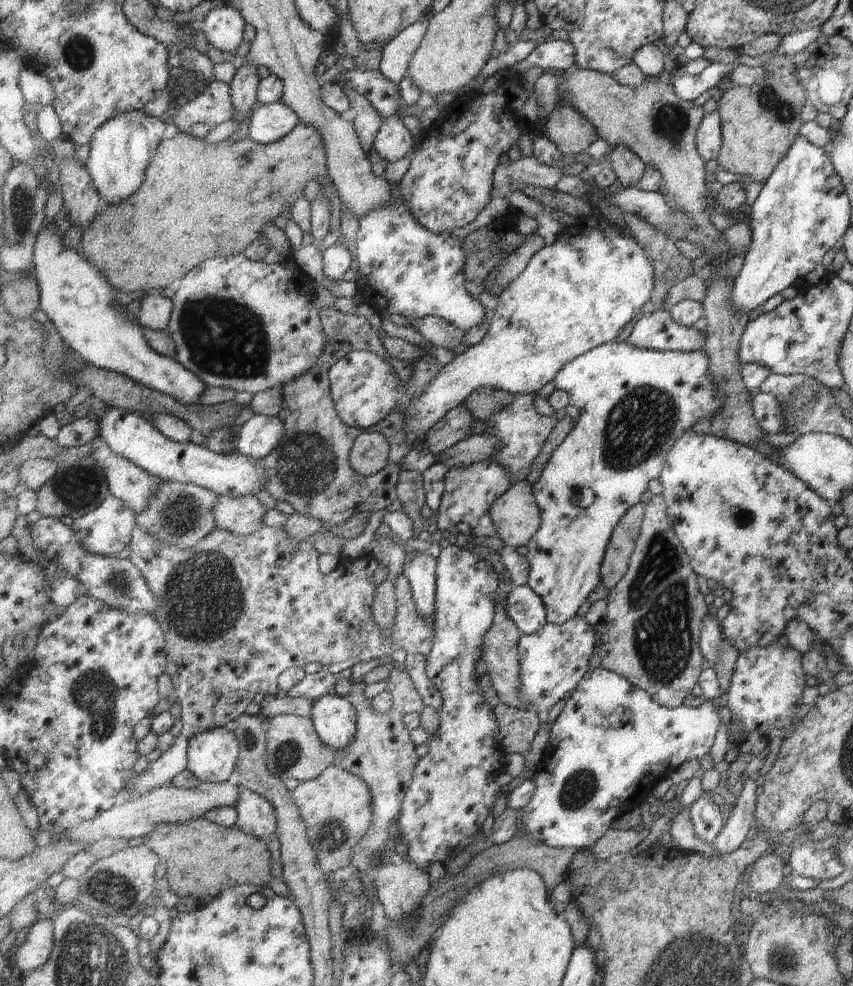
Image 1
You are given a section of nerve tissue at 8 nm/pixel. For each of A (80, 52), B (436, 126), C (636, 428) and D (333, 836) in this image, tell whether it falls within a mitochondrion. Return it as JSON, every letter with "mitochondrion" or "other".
{"A":"mitochondrion","B":"other","C":"mitochondrion","D":"mitochondrion"}

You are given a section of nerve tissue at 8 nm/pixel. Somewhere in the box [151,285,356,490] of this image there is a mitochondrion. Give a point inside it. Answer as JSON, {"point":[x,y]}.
{"point":[225,338]}

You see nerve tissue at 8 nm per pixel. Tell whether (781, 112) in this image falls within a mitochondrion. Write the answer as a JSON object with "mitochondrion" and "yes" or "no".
{"mitochondrion":"yes"}

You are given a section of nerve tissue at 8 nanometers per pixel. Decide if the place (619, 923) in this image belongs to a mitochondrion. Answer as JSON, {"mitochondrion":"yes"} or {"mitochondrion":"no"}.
{"mitochondrion":"no"}

